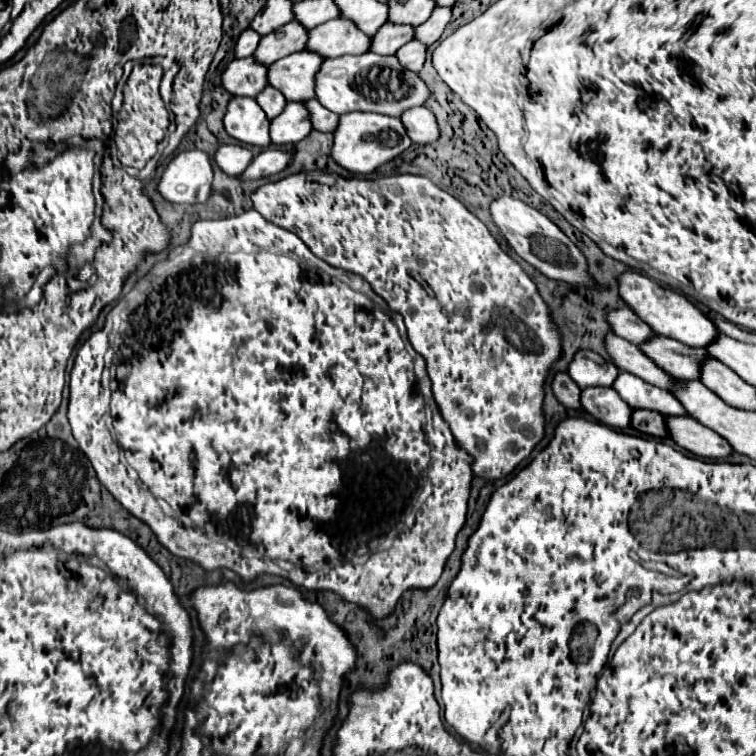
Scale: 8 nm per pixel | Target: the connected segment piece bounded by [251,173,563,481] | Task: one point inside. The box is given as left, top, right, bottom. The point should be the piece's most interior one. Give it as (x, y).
(486, 353)

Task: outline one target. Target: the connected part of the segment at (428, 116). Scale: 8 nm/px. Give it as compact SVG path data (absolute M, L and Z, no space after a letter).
M427 107L409 109L401 115L401 121L413 143L433 143L439 139L439 125Z

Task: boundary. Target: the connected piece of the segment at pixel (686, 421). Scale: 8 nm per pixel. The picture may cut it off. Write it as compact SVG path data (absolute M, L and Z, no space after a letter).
M667 417L667 429L679 447L697 457L727 459L733 455L733 447L721 435L701 425L693 417Z

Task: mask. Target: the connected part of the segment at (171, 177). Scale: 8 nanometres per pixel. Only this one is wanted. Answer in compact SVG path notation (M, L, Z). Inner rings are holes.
M191 149L177 153L167 165L159 191L171 203L203 203L211 195L213 165L205 151Z

